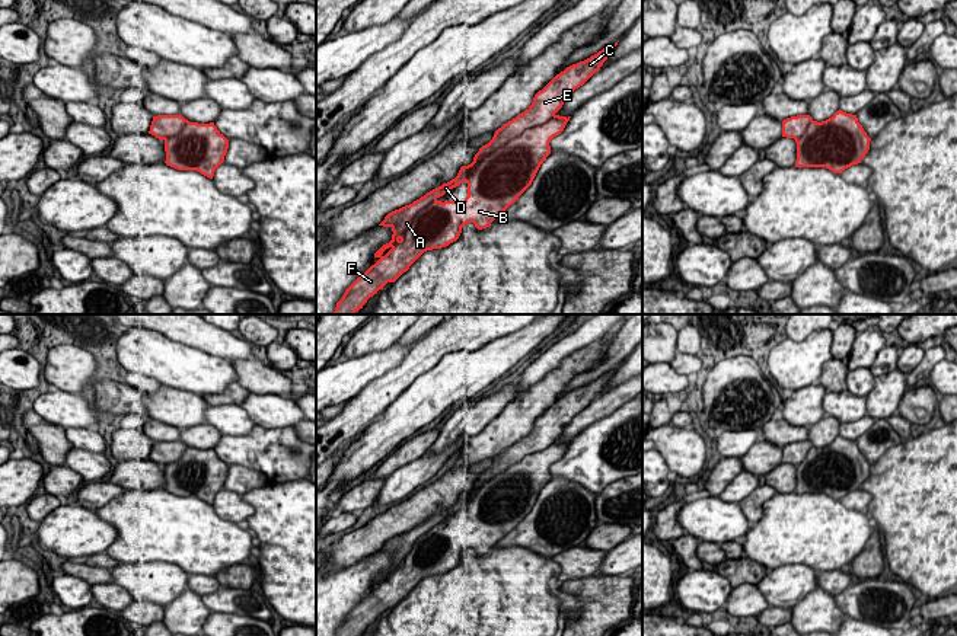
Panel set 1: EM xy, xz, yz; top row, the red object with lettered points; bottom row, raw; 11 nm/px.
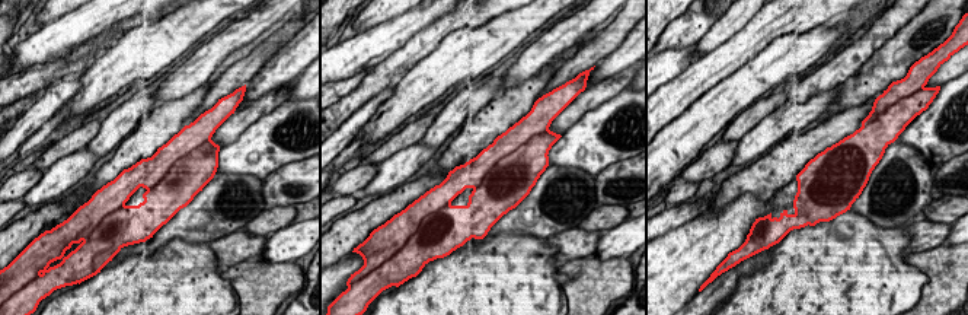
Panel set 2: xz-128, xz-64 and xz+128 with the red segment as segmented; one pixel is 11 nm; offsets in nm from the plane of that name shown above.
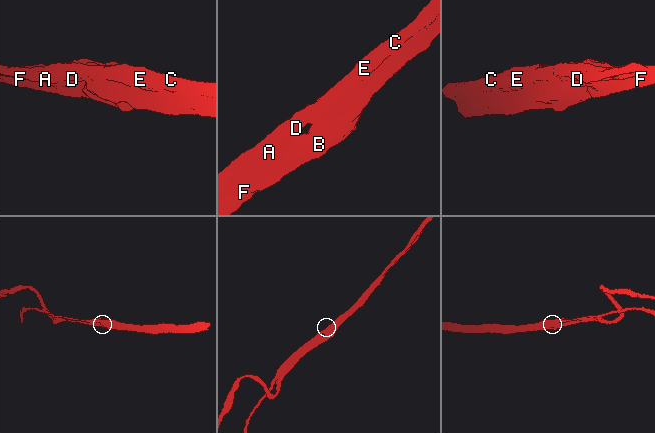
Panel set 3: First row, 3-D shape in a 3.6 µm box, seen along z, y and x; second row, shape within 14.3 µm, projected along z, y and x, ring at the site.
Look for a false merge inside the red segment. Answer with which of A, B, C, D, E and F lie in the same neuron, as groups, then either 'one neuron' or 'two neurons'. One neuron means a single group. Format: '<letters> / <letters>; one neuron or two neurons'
A B C D E F; one neuron

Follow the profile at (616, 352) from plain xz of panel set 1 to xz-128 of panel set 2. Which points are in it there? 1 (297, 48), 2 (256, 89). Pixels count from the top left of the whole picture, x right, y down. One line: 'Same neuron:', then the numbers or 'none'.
Same neuron: none

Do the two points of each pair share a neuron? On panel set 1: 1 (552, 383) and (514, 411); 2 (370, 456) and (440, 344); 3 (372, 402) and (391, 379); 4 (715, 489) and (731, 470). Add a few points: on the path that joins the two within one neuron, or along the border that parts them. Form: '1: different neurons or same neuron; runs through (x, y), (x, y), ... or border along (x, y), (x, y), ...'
1: same neuron; runs through (544, 392), (523, 411)
2: different neurons; border along (449, 354), (420, 374), (396, 398)
3: same neuron; runs through (377, 396), (389, 384)
4: same neuron; runs through (717, 485), (727, 475)

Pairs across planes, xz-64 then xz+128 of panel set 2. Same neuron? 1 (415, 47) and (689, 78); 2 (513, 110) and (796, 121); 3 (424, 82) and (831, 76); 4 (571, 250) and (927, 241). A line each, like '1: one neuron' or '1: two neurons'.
1: one neuron
2: two neurons
3: two neurons
4: one neuron

